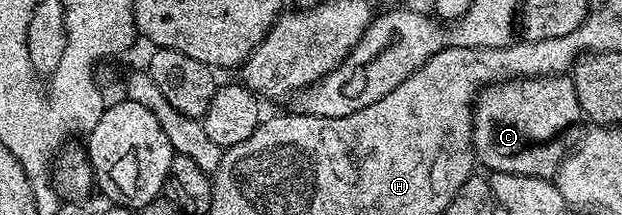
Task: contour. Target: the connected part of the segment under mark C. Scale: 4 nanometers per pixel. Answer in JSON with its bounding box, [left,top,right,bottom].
[471,75,581,177]

